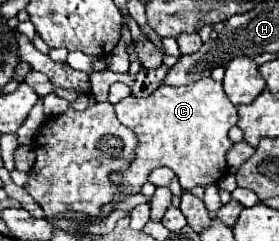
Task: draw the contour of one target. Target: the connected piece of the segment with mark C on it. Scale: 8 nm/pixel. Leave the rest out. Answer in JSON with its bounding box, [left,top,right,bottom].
[100,78,238,220]

